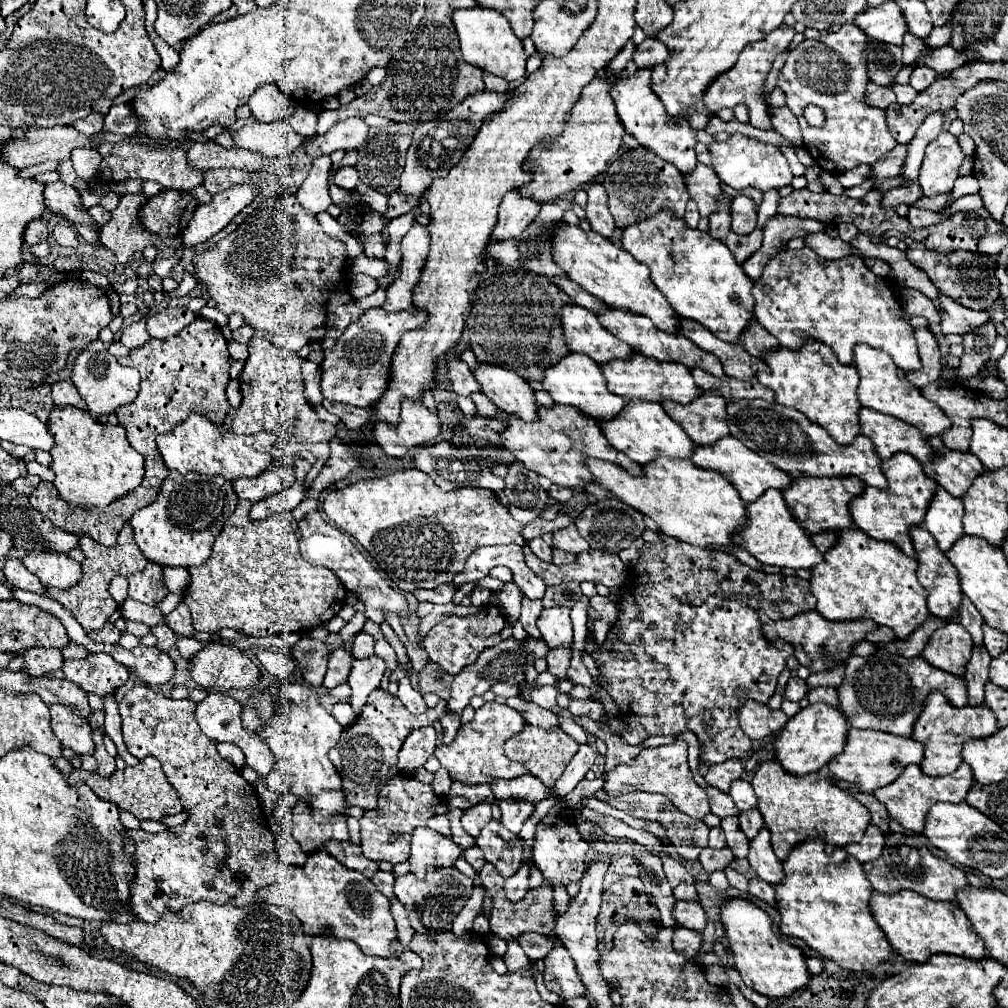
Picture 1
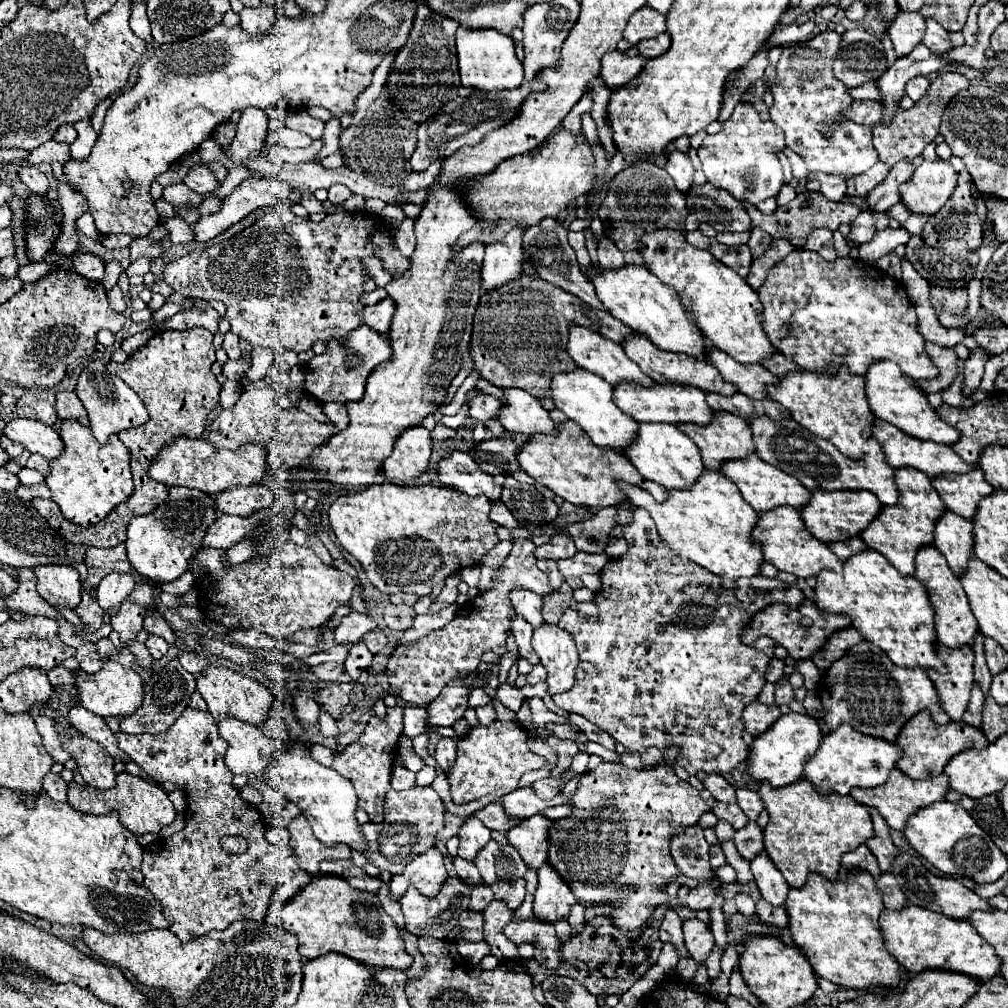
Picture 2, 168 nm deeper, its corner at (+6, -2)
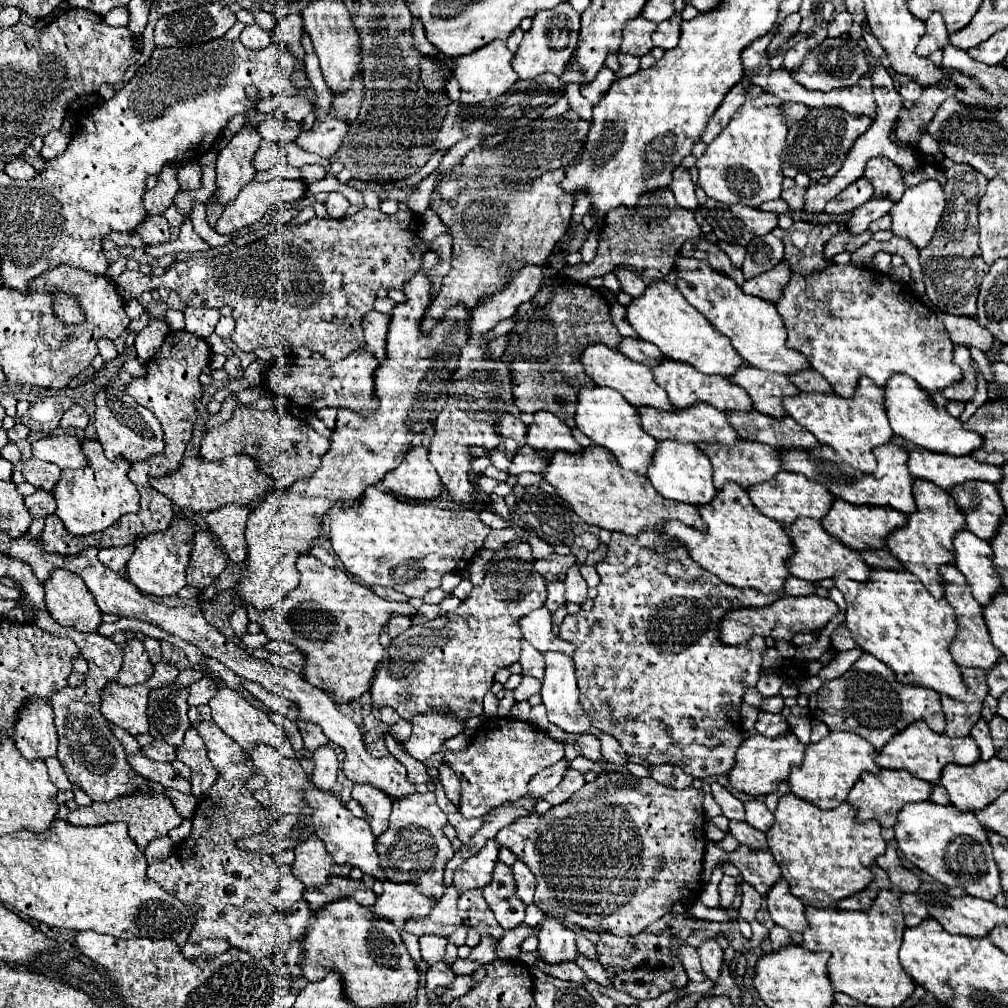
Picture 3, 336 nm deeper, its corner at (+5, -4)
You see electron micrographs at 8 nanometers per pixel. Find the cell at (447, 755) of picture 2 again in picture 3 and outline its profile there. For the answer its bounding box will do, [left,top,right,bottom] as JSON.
[438,765,460,807]

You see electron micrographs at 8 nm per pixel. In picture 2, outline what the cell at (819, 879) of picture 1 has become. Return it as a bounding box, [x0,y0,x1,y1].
[785,869,901,989]

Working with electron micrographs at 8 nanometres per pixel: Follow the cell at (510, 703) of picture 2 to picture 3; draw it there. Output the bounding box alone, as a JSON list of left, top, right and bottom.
[512,701,530,721]

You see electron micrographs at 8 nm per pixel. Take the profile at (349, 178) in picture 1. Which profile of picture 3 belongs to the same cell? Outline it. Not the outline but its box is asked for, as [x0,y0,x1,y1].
[324,191,350,221]

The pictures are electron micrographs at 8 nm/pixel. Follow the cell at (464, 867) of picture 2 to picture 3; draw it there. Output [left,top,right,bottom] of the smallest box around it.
[458,891,504,943]

